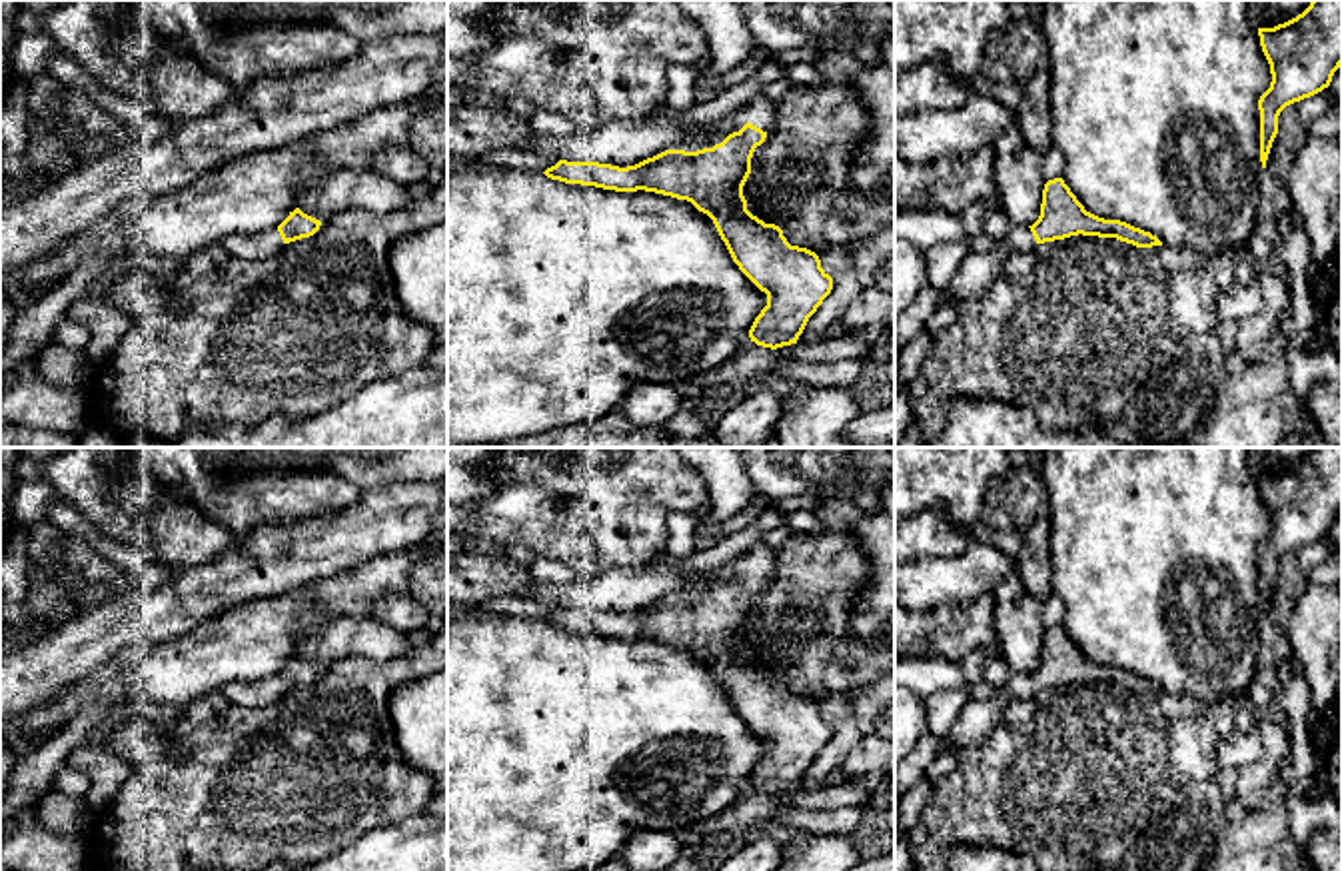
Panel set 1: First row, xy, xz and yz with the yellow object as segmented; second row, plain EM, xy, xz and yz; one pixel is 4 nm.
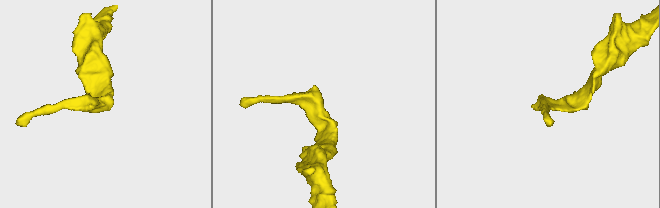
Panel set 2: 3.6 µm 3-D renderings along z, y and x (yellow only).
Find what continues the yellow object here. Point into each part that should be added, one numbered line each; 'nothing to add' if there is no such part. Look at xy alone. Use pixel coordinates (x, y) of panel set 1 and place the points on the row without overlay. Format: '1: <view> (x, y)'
1: xy (248, 694)

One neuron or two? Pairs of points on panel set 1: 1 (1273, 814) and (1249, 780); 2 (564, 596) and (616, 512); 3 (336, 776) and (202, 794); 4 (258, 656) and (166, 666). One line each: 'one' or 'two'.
1: two
2: two
3: one
4: one

